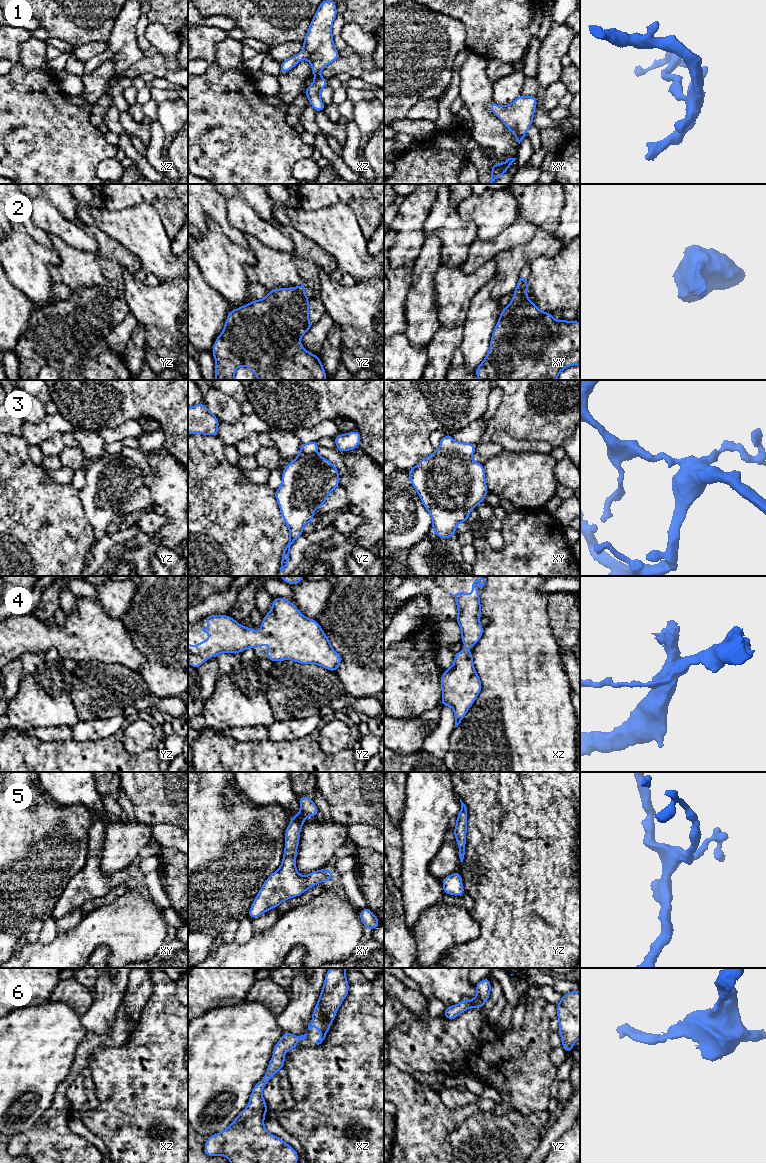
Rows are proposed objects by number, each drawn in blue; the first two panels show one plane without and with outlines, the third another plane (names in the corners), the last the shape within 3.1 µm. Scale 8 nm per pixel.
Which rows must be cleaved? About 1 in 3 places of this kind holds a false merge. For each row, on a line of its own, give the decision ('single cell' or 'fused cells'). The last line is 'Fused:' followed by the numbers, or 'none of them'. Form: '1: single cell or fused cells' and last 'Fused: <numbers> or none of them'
1: single cell
2: single cell
3: fused cells
4: single cell
5: single cell
6: single cell
Fused: 3

